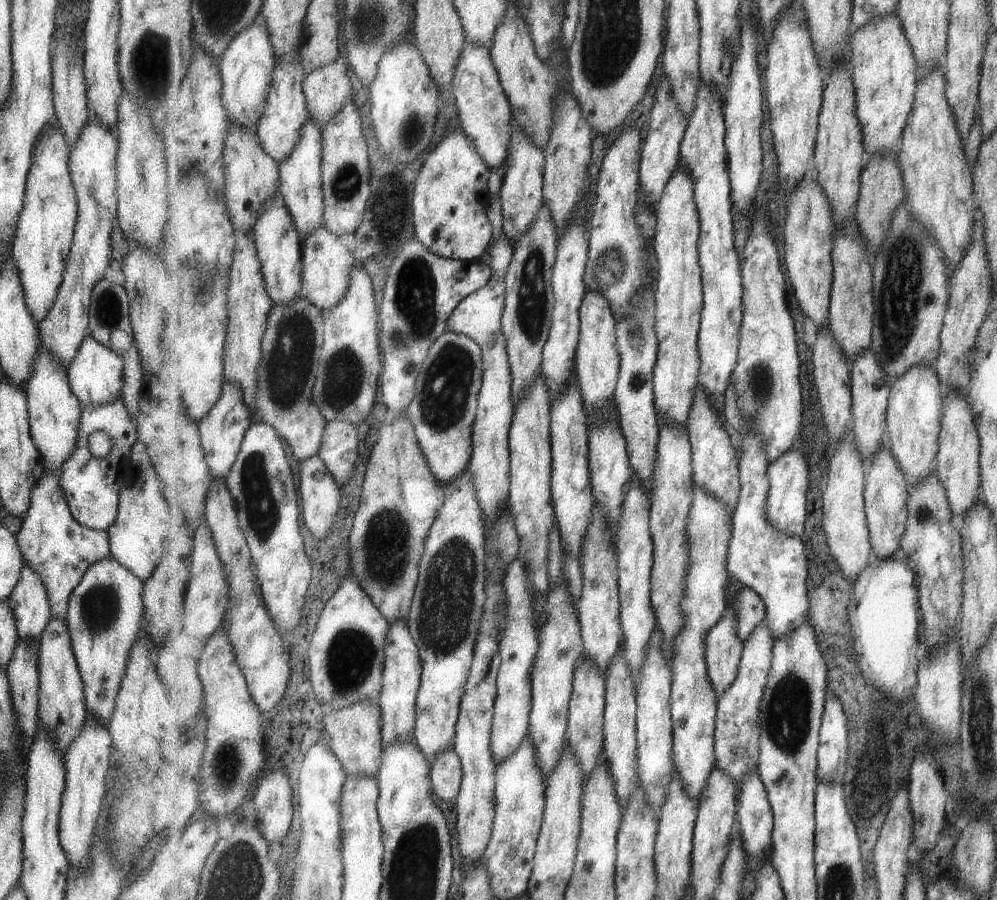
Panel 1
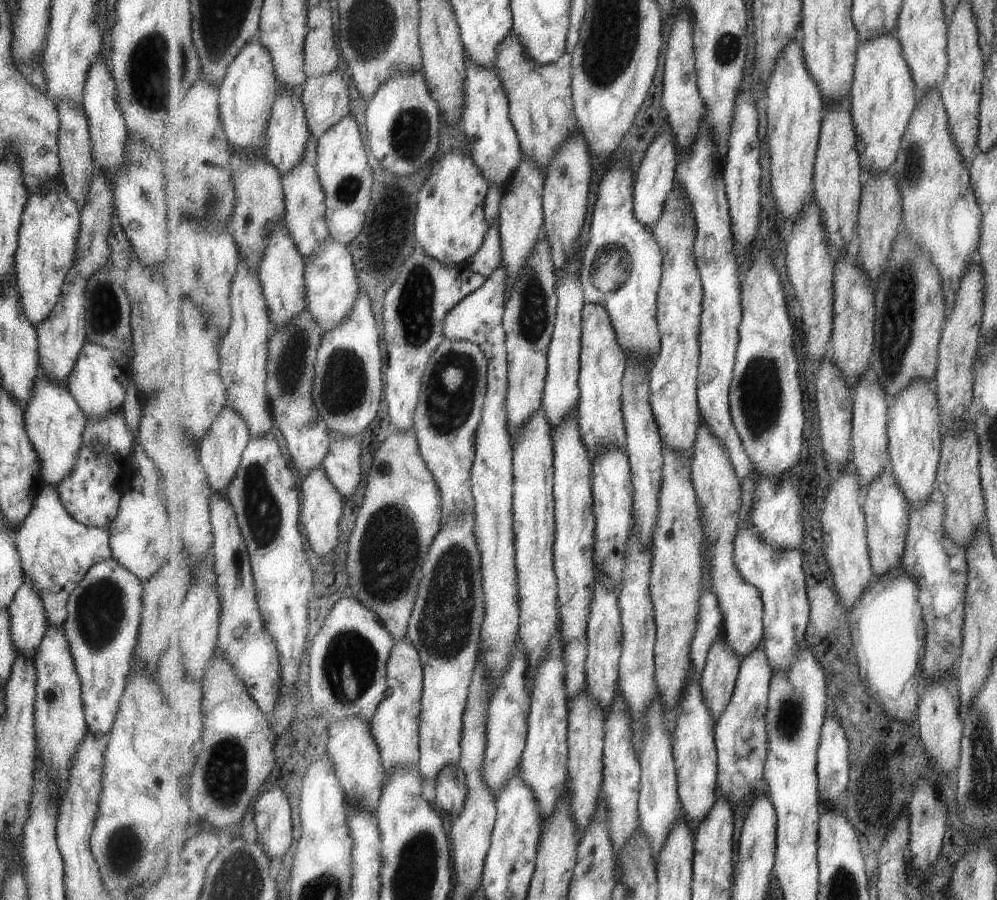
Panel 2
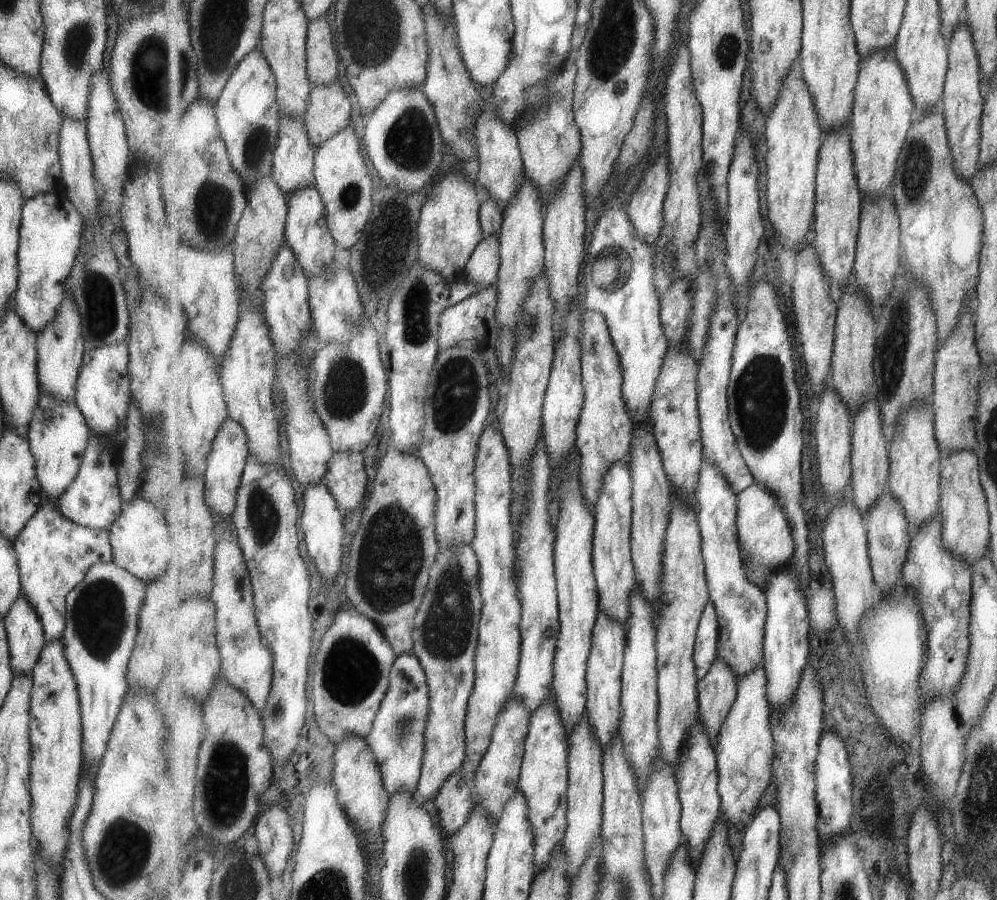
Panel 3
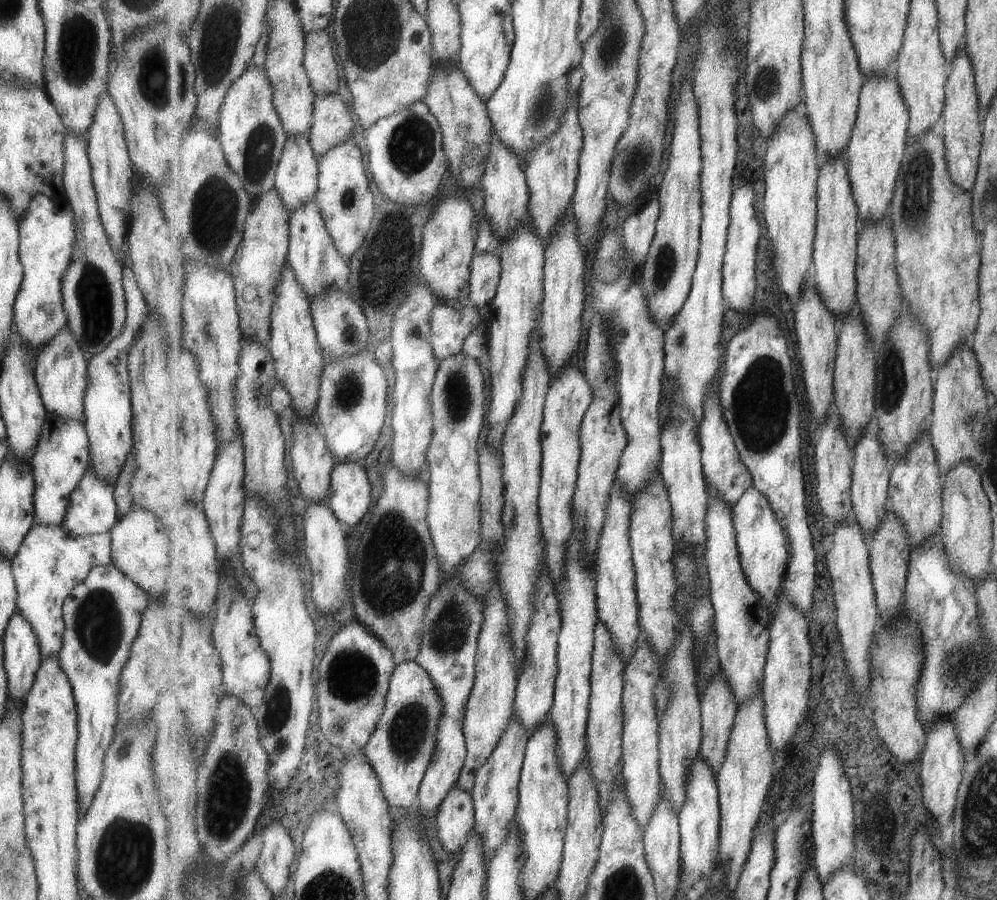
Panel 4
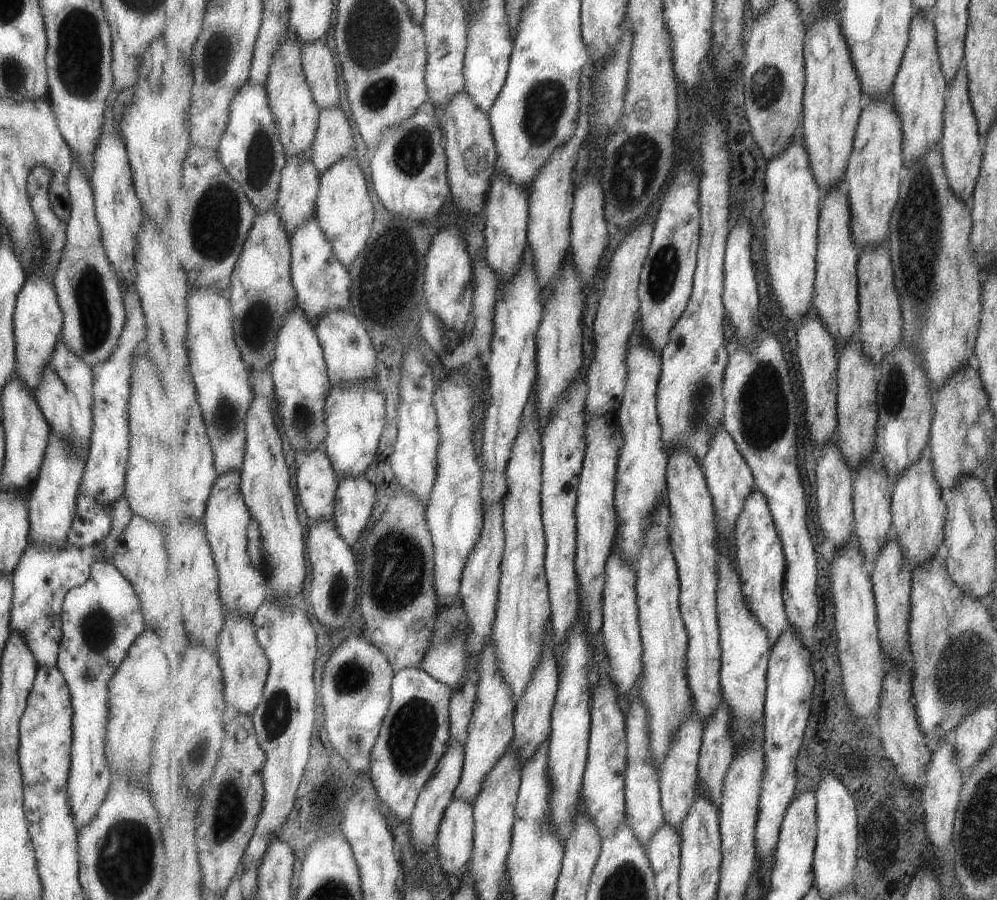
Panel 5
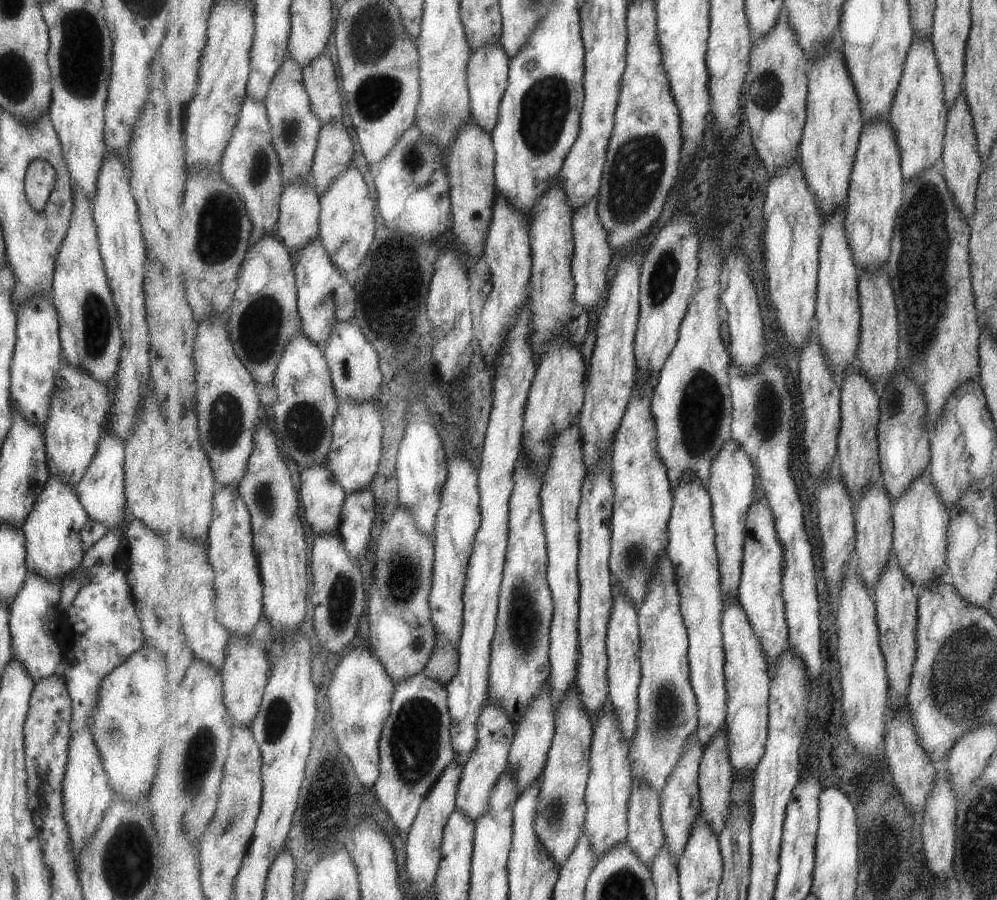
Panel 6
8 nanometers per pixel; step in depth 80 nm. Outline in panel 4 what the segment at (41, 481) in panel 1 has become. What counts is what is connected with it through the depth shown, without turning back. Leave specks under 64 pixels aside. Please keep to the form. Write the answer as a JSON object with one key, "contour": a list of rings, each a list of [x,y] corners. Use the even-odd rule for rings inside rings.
{"contour":[[[33,523],[23,537],[17,552],[10,560],[11,572],[15,581],[17,596],[15,611],[31,625],[35,633],[42,659],[57,657],[62,641],[64,622],[62,604],[69,591],[79,584],[88,574],[89,568],[97,565],[111,566],[110,531],[93,533],[92,535],[69,535],[61,526],[47,526]]]}

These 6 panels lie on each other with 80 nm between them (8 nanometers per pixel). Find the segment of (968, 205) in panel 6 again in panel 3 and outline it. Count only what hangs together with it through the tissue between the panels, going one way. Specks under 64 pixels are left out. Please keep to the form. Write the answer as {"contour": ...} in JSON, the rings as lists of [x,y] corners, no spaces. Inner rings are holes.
{"contour":[[[960,25],[950,42],[948,76],[944,86],[943,115],[946,120],[946,131],[952,148],[954,167],[961,180],[968,183],[974,178],[977,170],[977,148],[979,148],[979,116],[981,114],[981,94],[979,94],[979,73],[975,51],[973,50],[970,32],[965,25]]]}

